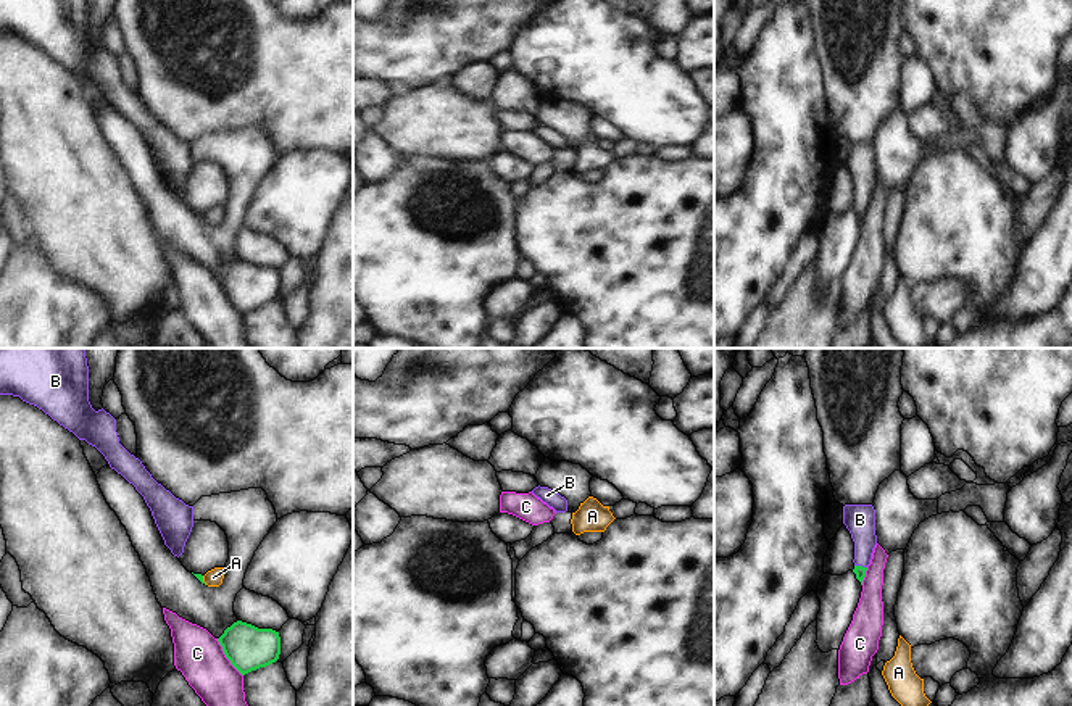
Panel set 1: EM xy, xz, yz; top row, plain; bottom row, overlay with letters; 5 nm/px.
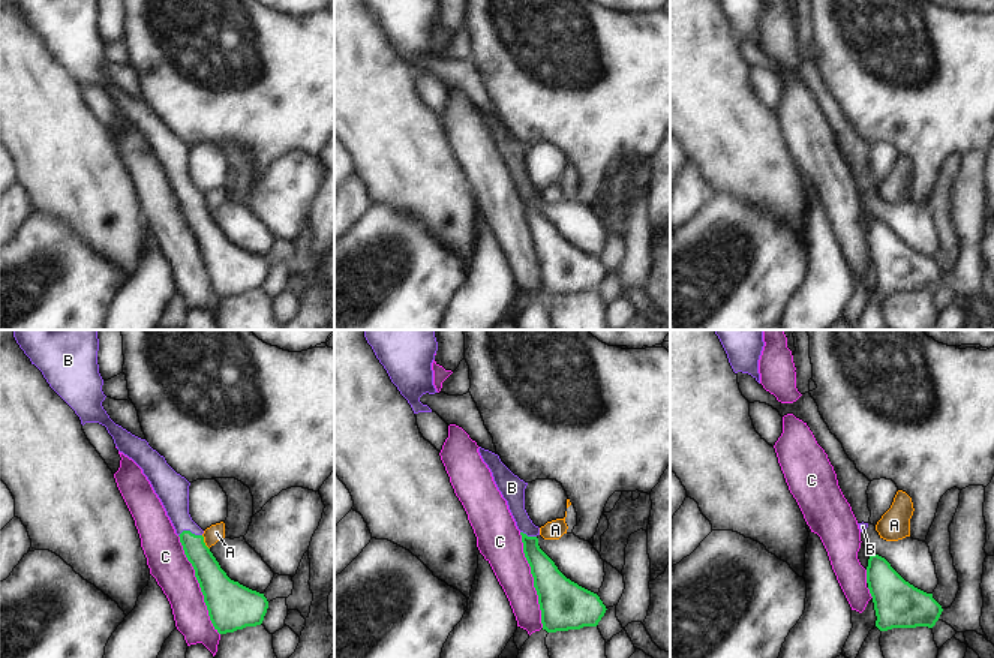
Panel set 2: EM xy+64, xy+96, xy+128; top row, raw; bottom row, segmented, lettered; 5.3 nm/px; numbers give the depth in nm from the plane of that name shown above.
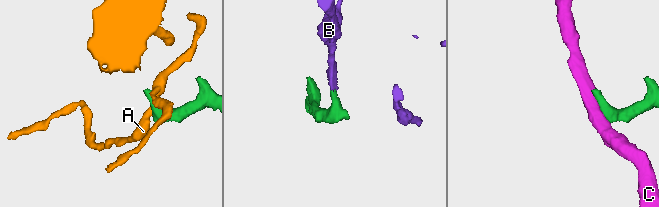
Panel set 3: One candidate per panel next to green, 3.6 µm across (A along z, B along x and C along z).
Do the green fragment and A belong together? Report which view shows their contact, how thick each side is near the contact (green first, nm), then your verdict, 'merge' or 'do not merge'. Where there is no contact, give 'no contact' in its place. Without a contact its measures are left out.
xy | 30/90 nm | do not merge

